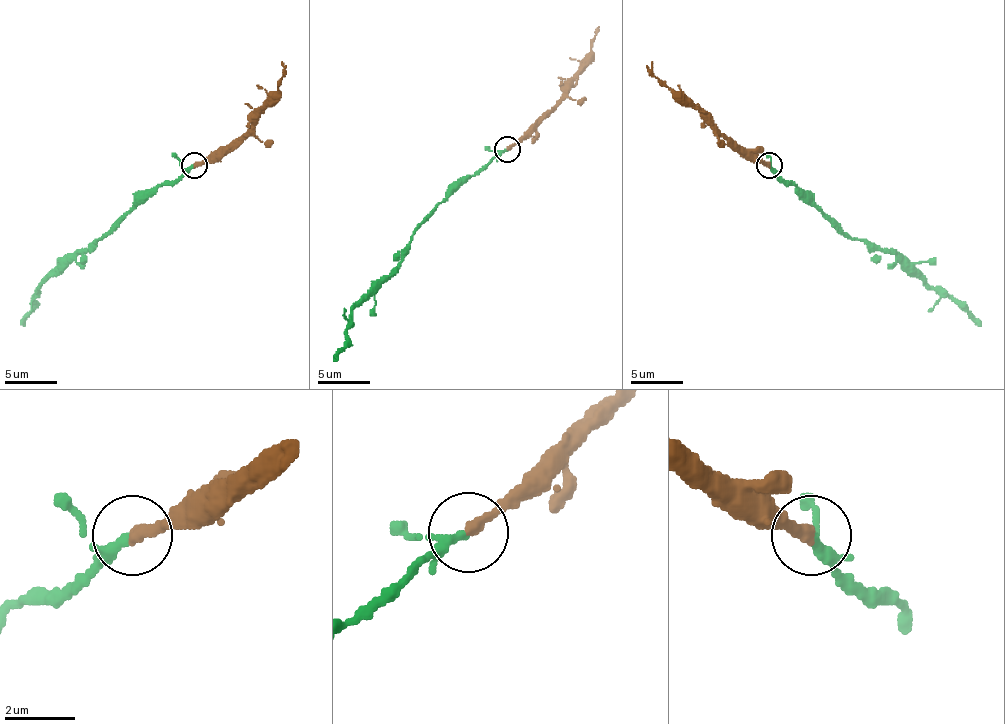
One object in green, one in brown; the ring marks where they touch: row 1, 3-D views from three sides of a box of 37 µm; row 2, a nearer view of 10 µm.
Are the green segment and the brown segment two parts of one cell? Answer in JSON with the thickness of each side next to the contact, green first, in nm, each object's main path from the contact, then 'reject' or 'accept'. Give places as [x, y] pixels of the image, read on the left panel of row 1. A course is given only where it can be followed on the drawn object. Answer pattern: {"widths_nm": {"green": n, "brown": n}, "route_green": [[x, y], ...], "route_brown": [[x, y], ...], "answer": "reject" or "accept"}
{"widths_nm": {"green": 240, "brown": 320}, "route_green": [[193, 164], [173, 182], [157, 185], [102, 237], [84, 248], [39, 287], [34, 310], [24, 326]], "route_brown": [[193, 164], [214, 162], [248, 130], [277, 91], [277, 81], [285, 73], [282, 62]], "answer": "accept"}

